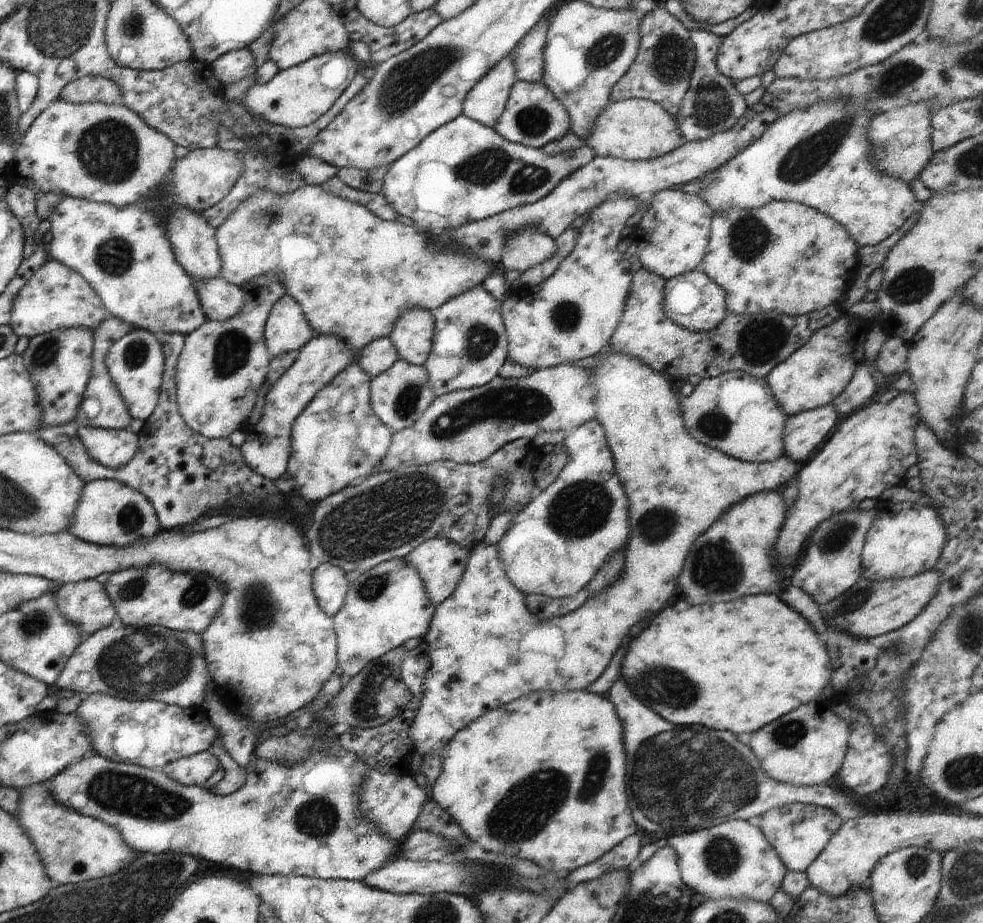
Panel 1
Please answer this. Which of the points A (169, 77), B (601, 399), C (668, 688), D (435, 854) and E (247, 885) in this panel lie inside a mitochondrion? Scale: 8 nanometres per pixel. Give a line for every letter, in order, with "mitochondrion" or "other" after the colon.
A: other
B: other
C: mitochondrion
D: other
E: other

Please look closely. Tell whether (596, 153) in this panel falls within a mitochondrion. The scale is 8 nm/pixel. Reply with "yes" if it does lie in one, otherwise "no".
no

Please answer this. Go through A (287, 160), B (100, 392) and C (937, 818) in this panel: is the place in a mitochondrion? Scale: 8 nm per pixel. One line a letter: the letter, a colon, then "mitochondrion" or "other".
A: other
B: other
C: other

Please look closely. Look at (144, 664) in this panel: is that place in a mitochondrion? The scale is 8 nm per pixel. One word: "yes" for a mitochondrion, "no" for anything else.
yes

